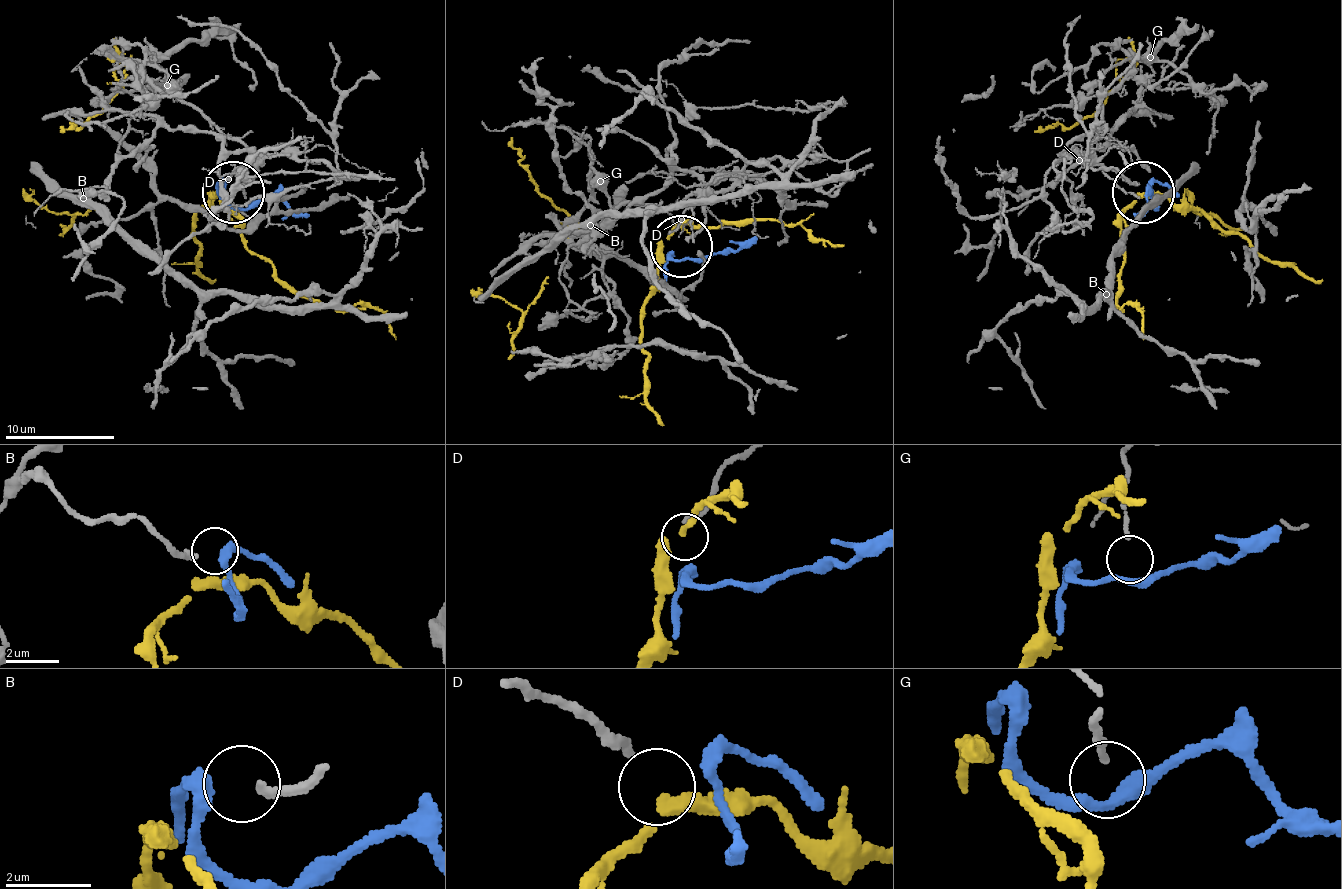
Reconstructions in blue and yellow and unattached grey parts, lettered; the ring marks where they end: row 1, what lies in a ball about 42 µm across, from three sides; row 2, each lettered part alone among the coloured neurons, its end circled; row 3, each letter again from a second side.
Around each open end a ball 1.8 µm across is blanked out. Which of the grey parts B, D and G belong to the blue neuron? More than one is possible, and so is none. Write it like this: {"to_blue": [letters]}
{"to_blue": ["B"]}

